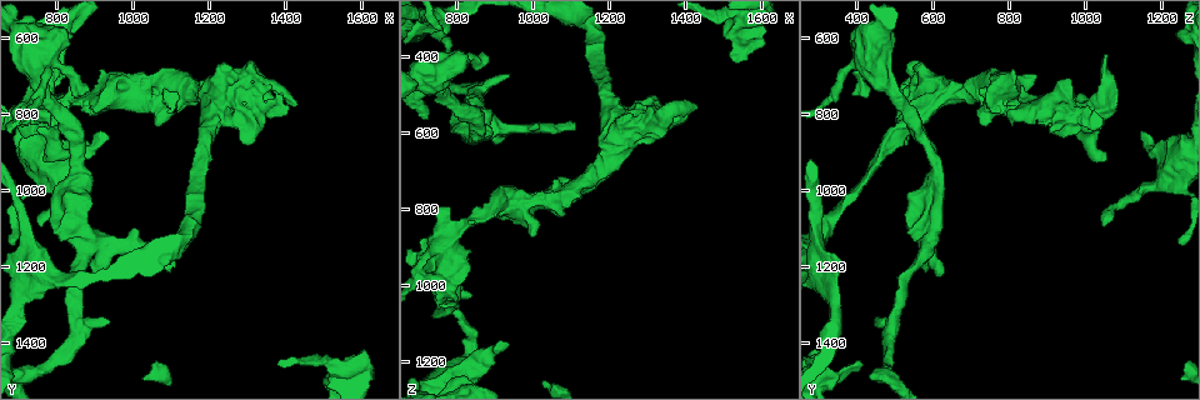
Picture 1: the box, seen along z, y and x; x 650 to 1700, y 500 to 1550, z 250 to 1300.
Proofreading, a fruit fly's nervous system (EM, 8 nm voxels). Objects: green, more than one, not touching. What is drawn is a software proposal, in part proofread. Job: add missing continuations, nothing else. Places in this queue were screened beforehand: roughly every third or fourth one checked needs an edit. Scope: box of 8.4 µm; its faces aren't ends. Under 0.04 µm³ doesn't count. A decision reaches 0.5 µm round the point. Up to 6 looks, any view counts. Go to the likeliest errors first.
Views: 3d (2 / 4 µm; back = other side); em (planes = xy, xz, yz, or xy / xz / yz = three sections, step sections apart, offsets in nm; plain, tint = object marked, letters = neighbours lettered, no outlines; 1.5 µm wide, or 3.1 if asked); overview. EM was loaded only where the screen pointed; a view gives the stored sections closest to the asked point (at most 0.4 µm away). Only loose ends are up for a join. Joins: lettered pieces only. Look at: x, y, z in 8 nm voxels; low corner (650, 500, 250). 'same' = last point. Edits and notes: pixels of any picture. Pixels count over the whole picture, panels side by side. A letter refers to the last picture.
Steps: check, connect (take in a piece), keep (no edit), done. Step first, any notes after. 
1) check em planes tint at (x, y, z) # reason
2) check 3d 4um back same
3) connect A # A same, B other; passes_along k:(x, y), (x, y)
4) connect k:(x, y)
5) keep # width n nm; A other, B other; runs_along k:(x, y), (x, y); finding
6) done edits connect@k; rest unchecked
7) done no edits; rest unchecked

check 3d 2um at (1115, 1200, 565) # branch stops here

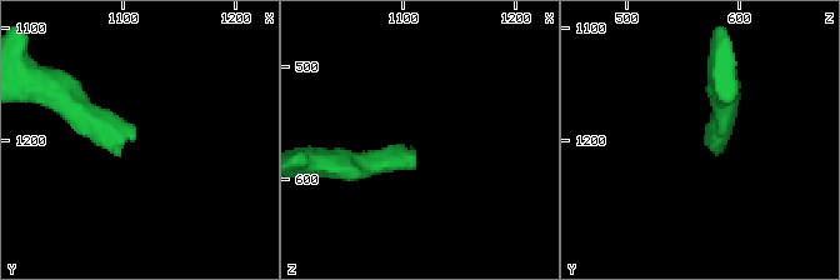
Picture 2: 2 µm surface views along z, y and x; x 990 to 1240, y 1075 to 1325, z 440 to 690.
check em yz step 8 letters at (1108, 1198, 572)

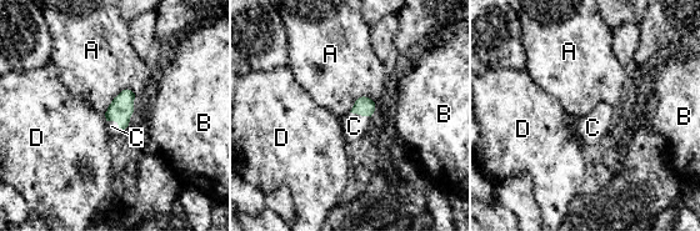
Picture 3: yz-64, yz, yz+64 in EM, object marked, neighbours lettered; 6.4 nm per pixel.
check em planes letters same # cut it another way

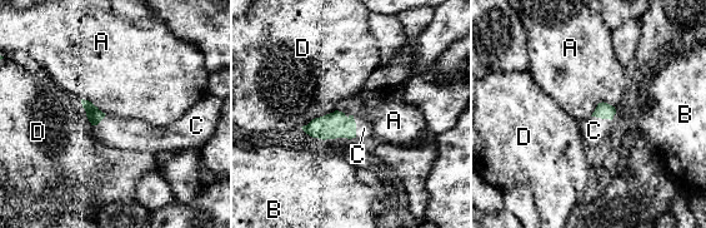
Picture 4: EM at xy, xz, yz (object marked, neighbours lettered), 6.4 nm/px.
connect C # A other, B other, C same, D other; it goes on there

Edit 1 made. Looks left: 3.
check em yz step 8 letters at (935, 1335, 445) # branch stops here

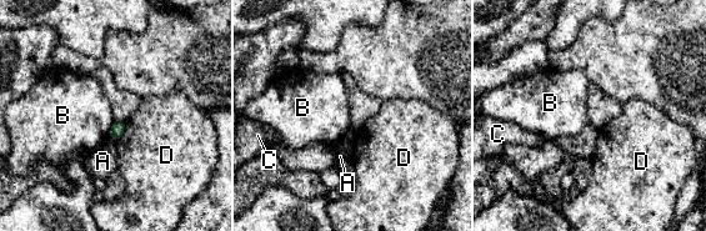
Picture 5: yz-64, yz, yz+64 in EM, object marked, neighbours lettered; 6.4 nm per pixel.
keep # A other, B other, C other, D other; border 5:(115, 121), (109, 135); no lettered piece goes on from it

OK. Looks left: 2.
check 3d 4um back at (1000, 700, 865)

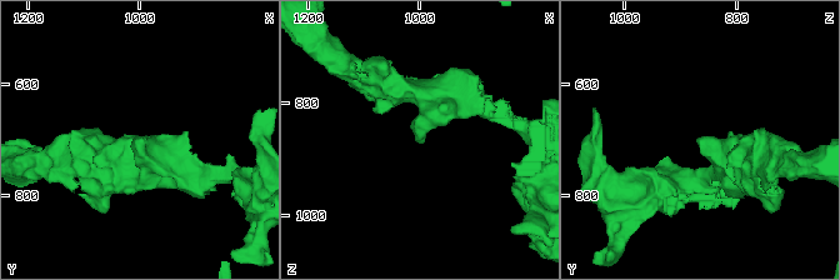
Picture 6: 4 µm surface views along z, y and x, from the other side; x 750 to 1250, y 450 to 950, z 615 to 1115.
check em planes letters at (995, 695, 870)

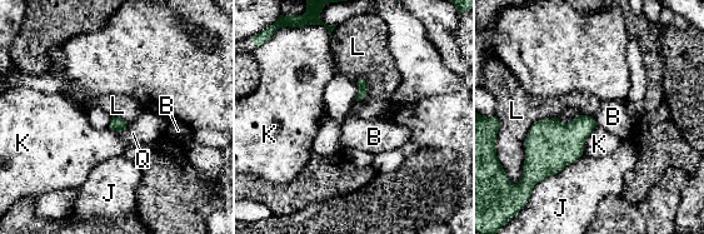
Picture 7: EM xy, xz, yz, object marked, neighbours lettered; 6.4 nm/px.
keep # longest_contact L 400 nm; B other, J other, K other, L other, Q other; none of them fits

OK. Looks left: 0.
done edits connect@4; rest unchecked

